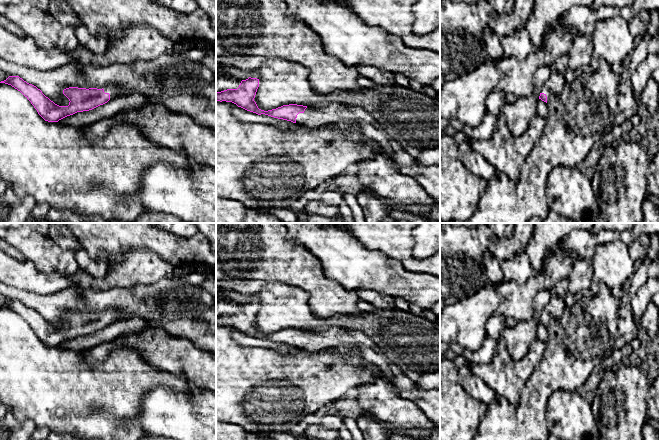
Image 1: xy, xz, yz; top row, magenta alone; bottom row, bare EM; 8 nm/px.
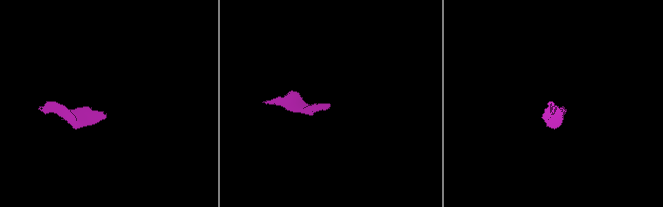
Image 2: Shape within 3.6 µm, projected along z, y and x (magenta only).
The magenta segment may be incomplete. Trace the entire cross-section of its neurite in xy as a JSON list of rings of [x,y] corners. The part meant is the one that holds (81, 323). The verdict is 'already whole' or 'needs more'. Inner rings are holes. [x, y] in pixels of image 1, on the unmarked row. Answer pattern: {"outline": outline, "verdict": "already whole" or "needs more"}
{"outline": [[[9,300],[0,307],[11,309],[20,315],[31,326],[38,338],[48,346],[58,346],[77,336],[92,334],[107,327],[110,323],[133,317],[133,315],[119,313],[113,309],[107,309],[102,313],[69,311],[63,314],[63,318],[70,325],[69,329],[59,330],[36,310],[27,307],[19,300]]], "verdict": "needs more"}

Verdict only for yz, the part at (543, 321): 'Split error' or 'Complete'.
Split error

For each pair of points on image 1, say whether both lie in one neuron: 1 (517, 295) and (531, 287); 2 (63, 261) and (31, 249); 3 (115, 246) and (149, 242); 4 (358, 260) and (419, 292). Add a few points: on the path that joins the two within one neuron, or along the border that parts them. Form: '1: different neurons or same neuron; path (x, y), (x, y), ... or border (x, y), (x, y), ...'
1: same neuron; path (520, 295), (523, 295), (528, 290)
2: same neuron; path (55, 259), (49, 258), (39, 249)
3: same neuron; path (123, 241), (141, 241)
4: same neuron; path (373, 270), (404, 284)

